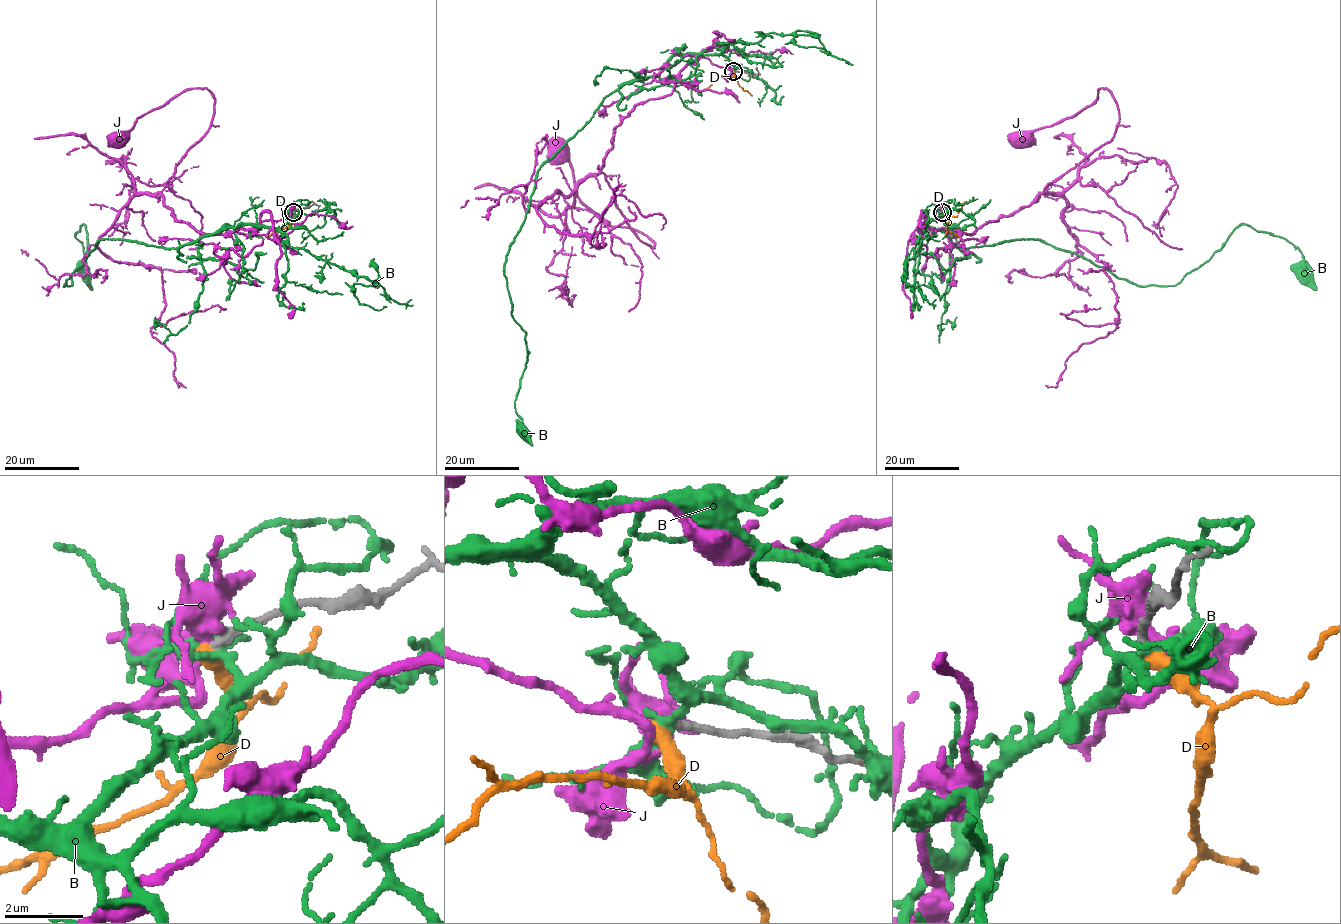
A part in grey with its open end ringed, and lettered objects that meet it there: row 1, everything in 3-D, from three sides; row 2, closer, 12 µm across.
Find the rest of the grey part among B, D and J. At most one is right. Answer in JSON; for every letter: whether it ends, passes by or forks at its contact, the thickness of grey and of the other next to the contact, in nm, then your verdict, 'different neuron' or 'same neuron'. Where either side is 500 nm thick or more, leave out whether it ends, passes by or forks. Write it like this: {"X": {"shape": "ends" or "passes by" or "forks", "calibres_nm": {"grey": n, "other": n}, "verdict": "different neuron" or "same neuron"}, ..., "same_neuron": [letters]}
{"B": {"shape": "passes by", "calibres_nm": {"grey": 280, "other": 360}, "verdict": "different neuron"}, "D": {"shape": "ends", "calibres_nm": {"grey": 280, "other": 460}, "verdict": "same neuron"}, "J": {"shape": "forks", "calibres_nm": {"grey": 280, "other": 360}, "verdict": "different neuron"}, "same_neuron": ["D"]}

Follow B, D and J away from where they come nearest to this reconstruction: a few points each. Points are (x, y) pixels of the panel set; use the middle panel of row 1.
B: (733, 71), (718, 55), (677, 54), (604, 99), (538, 171), (504, 263), (526, 334), (514, 402), (525, 433)
D: (732, 71), (734, 77), (720, 75), (706, 88)
J: (732, 71), (697, 58), (615, 129), (602, 172), (653, 247), (592, 212), (557, 149)

